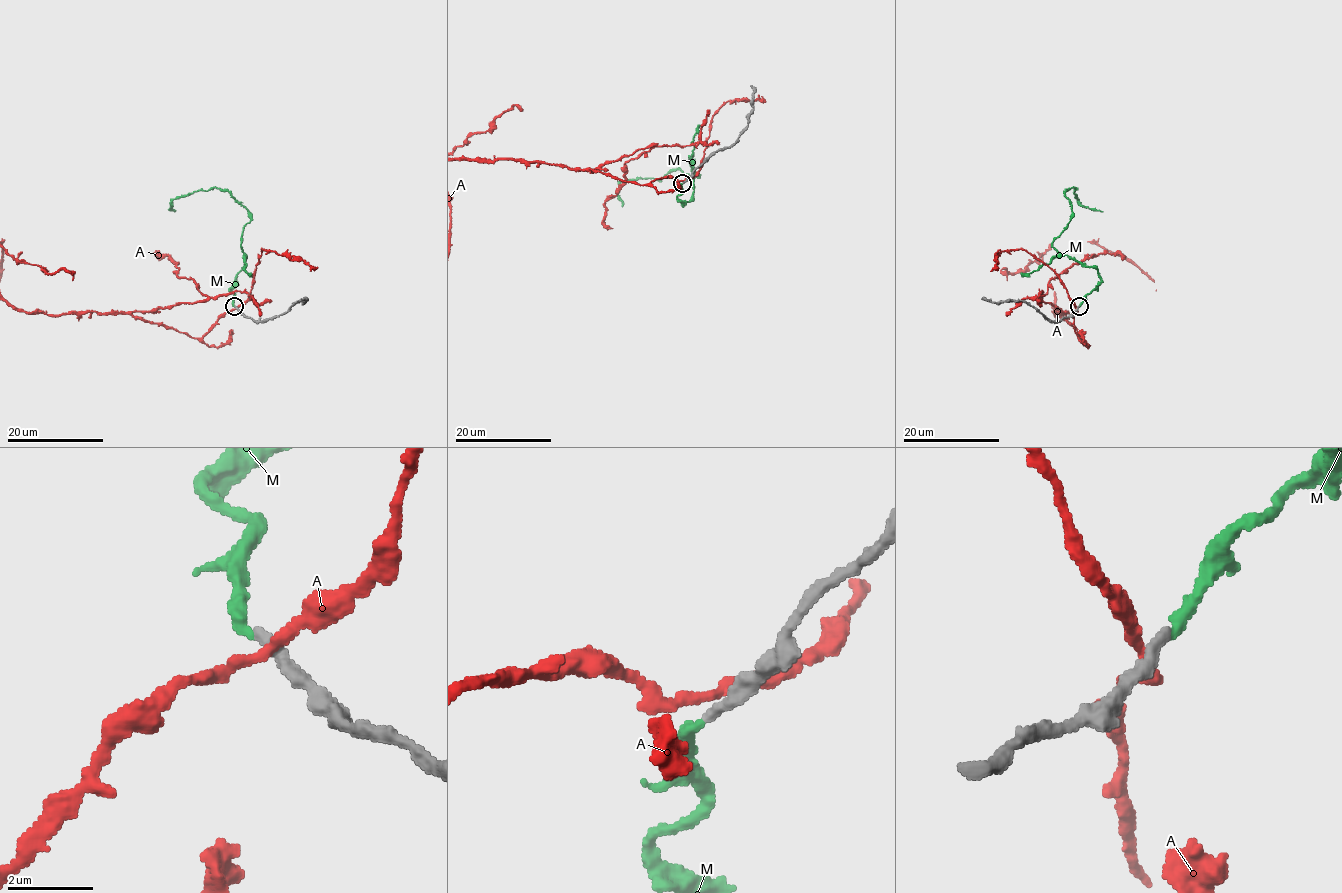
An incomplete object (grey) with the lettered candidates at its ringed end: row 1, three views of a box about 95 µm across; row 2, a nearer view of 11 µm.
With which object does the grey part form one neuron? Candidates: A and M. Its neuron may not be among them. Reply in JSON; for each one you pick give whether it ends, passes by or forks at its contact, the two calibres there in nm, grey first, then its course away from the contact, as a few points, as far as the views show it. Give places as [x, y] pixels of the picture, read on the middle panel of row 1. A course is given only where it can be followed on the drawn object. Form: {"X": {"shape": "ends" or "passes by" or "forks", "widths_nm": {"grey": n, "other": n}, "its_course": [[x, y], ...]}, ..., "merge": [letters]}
{"merge": []}

